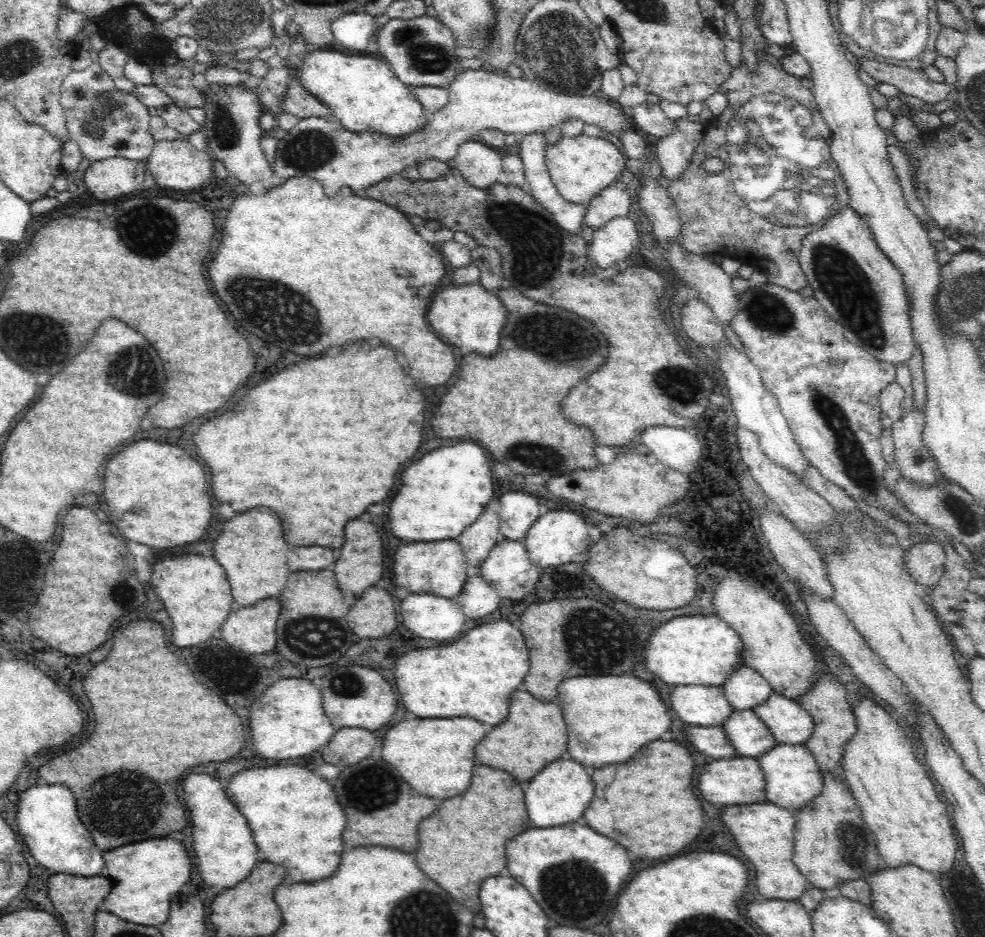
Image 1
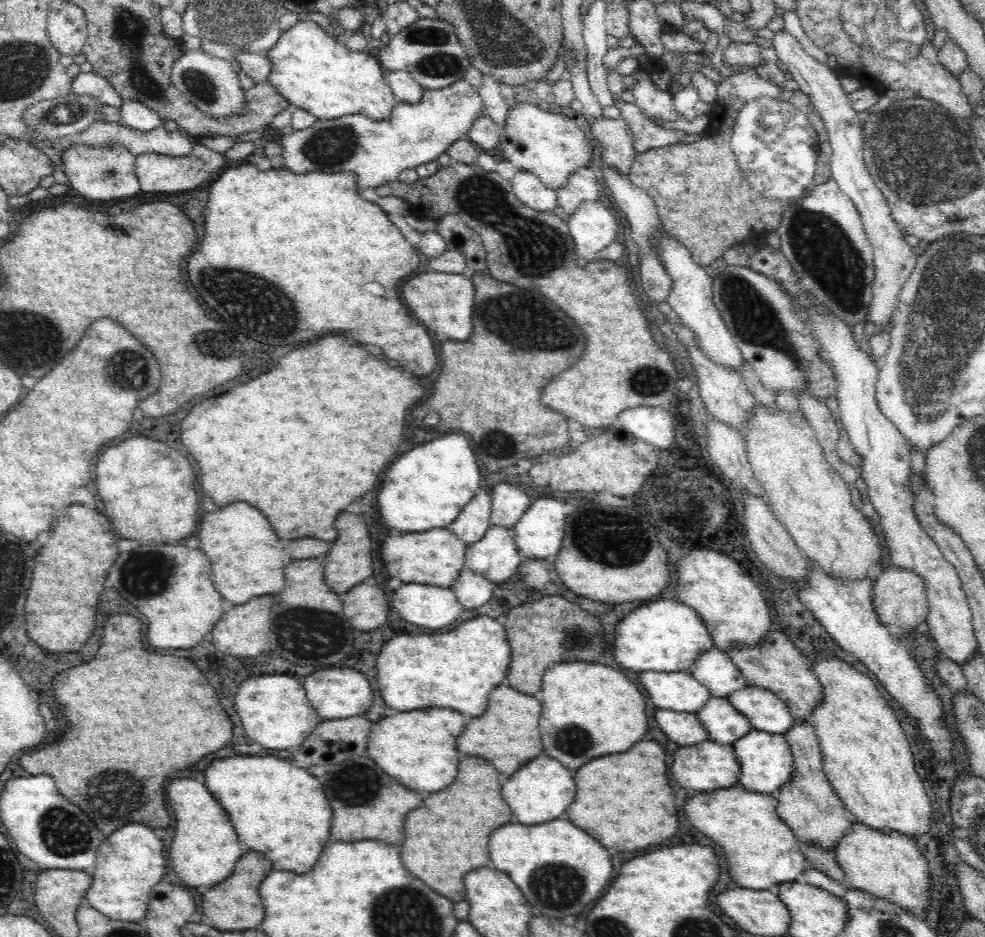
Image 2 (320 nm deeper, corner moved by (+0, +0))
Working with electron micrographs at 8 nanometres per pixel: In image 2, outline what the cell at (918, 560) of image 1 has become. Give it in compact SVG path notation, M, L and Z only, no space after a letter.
M889 566L873 581L872 606L878 621L890 626L896 635L909 634L916 630L927 619L928 599L924 593L924 581L918 575Z

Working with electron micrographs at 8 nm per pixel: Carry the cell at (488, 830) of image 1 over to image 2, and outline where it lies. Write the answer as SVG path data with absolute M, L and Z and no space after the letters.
M464 758L458 764L454 786L430 794L418 810L406 818L406 840L402 844L402 864L434 892L460 902L464 900L462 876L488 864L488 836L510 822L512 812L500 796L496 768L484 758Z

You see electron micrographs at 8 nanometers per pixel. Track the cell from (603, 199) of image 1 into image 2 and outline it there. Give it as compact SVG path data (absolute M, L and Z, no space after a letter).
M578 168L569 178L565 186L556 189L556 204L564 212L572 214L584 200L598 200L603 193L603 184L589 168Z

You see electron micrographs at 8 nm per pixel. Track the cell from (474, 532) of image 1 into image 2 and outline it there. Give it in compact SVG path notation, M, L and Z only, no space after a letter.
M482 489L474 493L473 498L458 512L458 516L446 527L467 546L478 542L491 526L491 497Z

